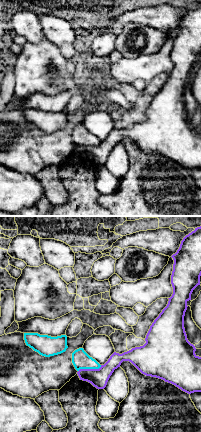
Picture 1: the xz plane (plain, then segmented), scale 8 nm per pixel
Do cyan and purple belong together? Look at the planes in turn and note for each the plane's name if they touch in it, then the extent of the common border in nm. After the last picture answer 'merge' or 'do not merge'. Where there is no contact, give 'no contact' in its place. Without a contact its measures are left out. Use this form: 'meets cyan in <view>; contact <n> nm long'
meets cyan in xz; contact 200 nm long

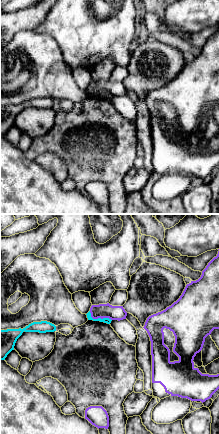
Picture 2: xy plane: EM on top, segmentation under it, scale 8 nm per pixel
meets cyan in xy; contact 200 nm long

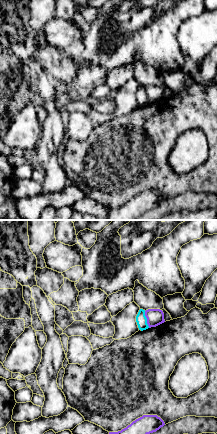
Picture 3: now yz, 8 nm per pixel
meets cyan in yz; contact 140 nm long

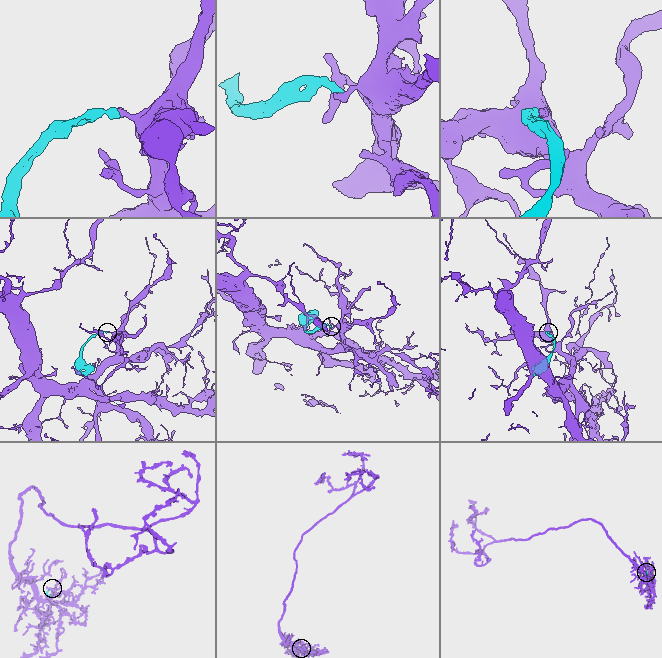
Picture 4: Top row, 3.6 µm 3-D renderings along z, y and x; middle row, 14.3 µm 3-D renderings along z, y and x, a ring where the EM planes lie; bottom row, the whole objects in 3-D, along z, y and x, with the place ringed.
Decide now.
do not merge

